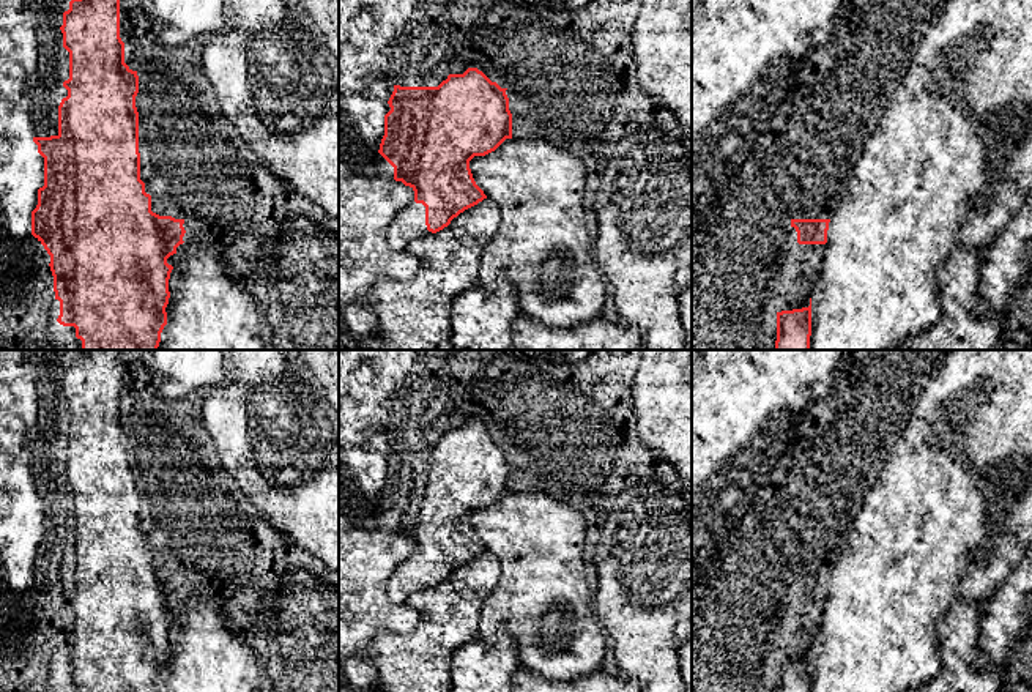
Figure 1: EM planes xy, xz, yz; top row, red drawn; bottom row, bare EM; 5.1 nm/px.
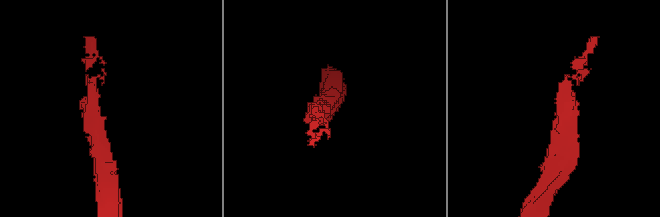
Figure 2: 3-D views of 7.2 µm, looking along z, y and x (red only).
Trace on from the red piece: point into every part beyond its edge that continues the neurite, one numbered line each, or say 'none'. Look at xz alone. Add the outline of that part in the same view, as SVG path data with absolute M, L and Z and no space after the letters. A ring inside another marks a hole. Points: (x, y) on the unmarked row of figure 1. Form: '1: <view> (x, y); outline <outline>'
1: xz (410, 576); outline M413 552L391 574L386 594L392 604L405 604L411 593L427 586L430 585L425 579L425 560Z

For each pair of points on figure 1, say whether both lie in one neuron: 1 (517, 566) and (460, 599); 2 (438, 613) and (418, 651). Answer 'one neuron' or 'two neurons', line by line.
1: two neurons
2: one neuron

